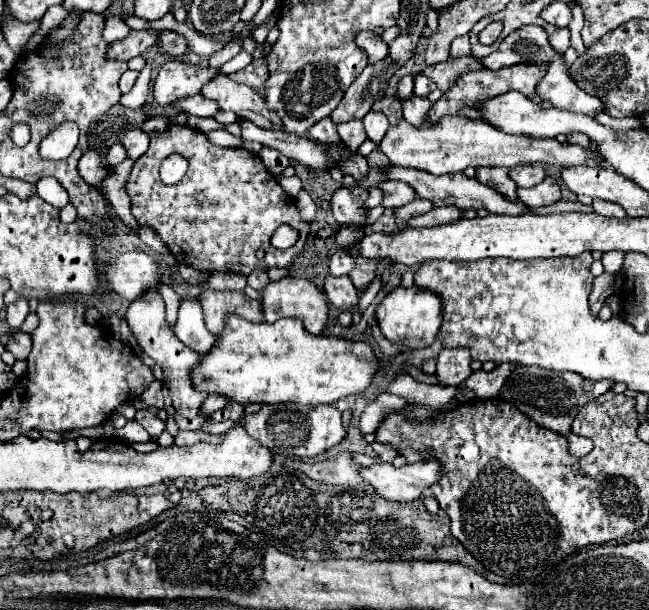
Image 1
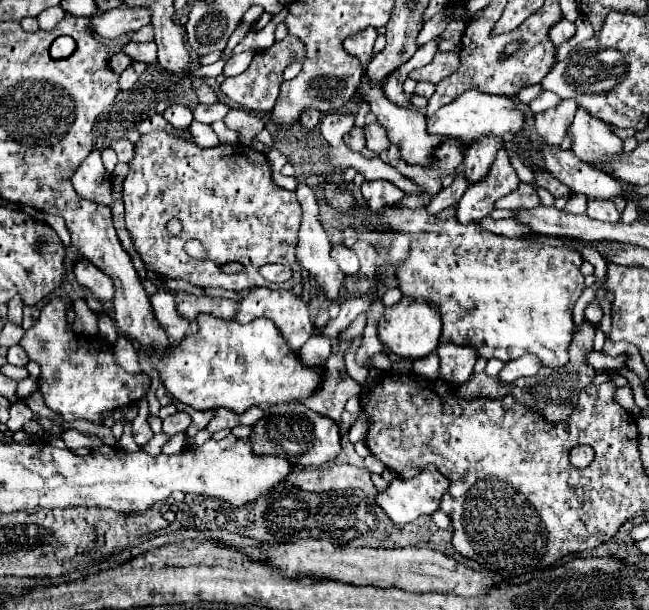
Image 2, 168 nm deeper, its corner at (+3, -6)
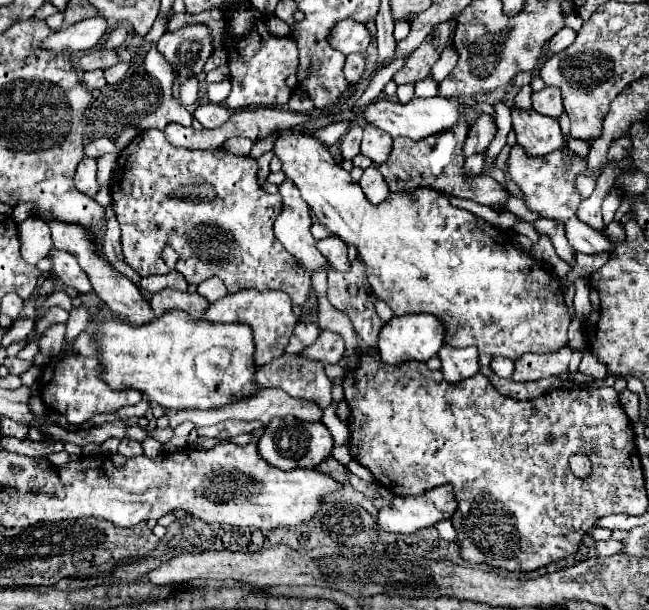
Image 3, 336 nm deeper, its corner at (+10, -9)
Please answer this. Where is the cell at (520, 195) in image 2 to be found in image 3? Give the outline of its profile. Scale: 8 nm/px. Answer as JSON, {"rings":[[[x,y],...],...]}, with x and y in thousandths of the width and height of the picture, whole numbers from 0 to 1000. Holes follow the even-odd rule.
{"rings":[[[703,203],[700,210],[693,210],[693,216],[681,216],[675,223],[659,223],[656,230],[644,230],[644,233],[626,230],[626,226],[607,226],[607,239],[598,256],[598,266],[582,272],[586,285],[592,289],[595,302],[601,305],[601,315],[632,321],[644,308],[666,308],[666,311],[693,315],[706,325],[724,325],[724,328],[755,338],[755,341],[777,338],[786,325],[786,315],[773,302],[767,302],[764,295],[749,292],[743,285],[733,289],[730,295],[715,289],[712,243],[715,243],[718,220],[721,220],[718,203]]]}

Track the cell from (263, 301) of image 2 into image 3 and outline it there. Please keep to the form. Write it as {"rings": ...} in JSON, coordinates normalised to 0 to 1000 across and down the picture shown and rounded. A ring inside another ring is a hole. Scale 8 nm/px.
{"rings":[[[370,475],[361,482],[348,482],[342,492],[327,495],[317,508],[317,525],[324,528],[376,528],[391,538],[391,561],[394,561],[394,590],[398,600],[407,600],[419,593],[422,587],[438,580],[438,570],[459,531],[459,521],[450,511],[450,495],[441,485],[441,479],[431,475],[410,475],[410,479],[391,479],[391,475]]]}

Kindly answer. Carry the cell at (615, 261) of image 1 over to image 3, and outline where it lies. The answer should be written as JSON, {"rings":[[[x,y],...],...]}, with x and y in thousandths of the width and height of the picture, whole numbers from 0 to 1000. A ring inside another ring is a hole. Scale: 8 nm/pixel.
{"rings":[[[878,564],[847,577],[847,580],[804,580],[792,593],[792,623],[829,623],[844,620],[851,613],[875,610],[875,597],[881,587]]]}

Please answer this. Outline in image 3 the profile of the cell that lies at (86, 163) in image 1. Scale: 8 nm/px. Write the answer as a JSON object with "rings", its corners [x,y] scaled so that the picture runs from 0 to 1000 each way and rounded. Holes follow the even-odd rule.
{"rings":[[[129,259],[123,269],[120,269],[120,279],[117,279],[117,289],[114,289],[114,305],[136,318],[136,321],[148,321],[151,311],[154,311],[154,302],[148,295],[148,262],[145,259]]]}

